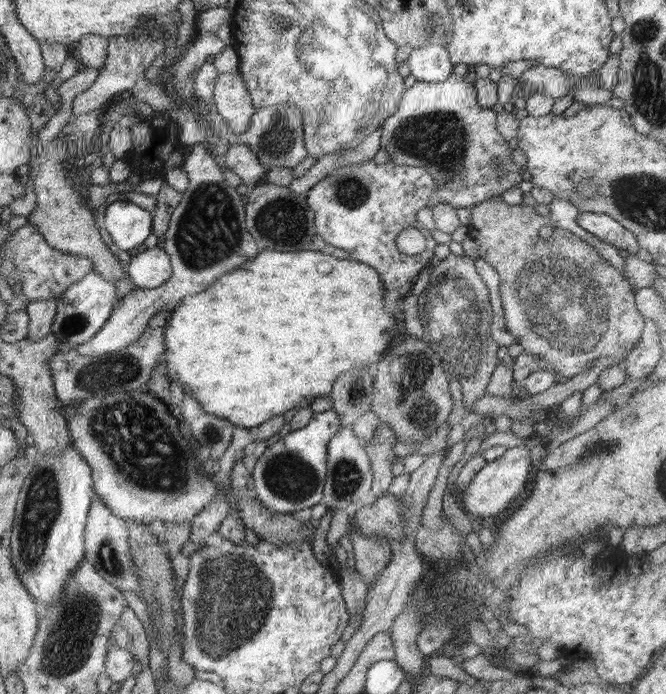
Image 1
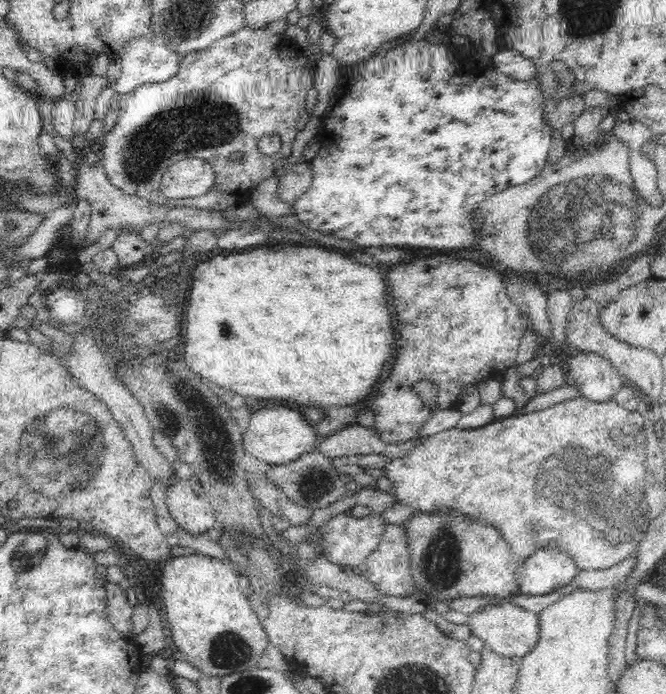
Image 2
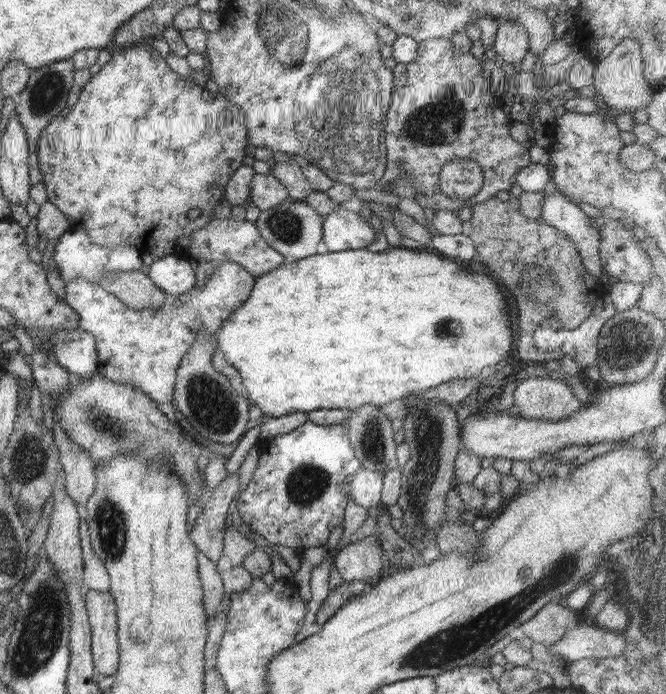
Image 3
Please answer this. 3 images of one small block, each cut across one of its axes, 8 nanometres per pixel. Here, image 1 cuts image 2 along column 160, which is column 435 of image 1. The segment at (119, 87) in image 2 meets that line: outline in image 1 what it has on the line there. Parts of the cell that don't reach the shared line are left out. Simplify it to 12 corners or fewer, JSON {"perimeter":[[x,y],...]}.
{"perimeter":[[437,43],[413,49],[406,64],[417,81],[446,82],[454,72]]}

